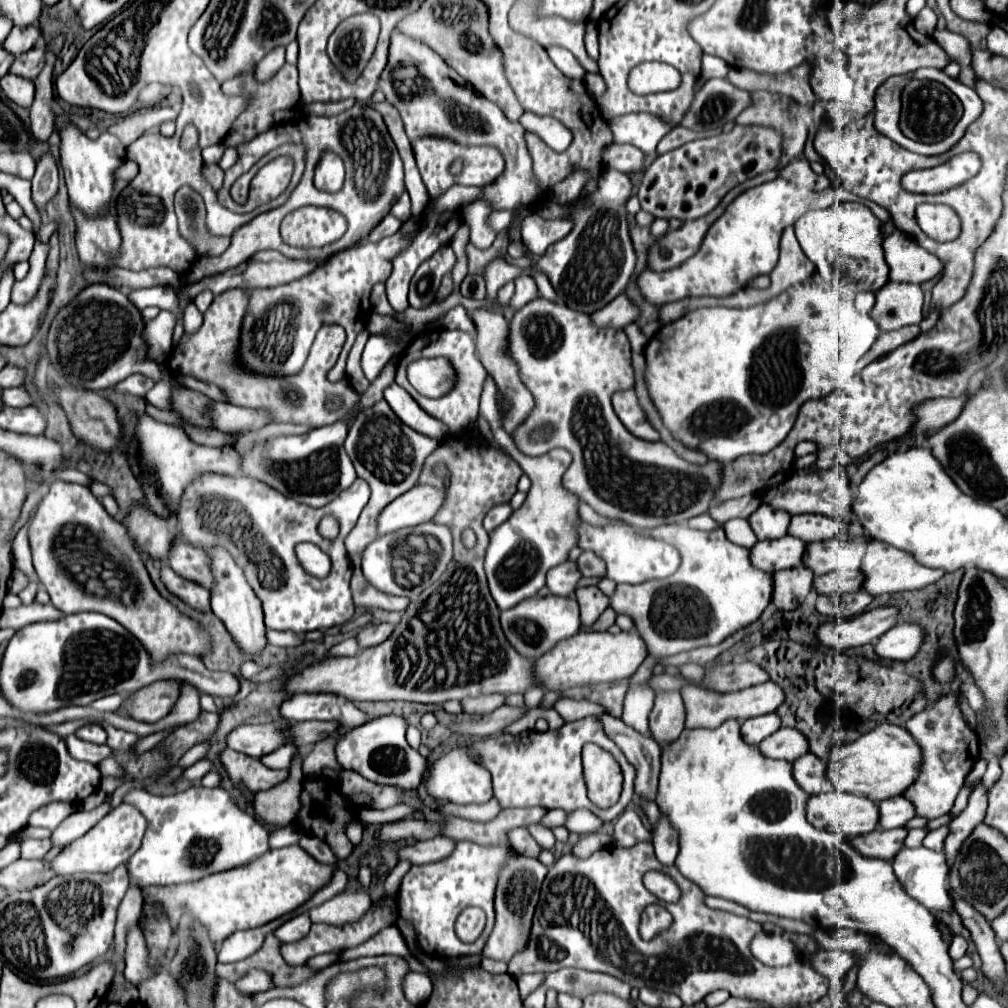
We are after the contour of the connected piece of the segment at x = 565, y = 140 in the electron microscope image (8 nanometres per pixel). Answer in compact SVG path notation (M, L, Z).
M528 112L520 118L520 124L524 128L532 130L534 134L538 134L556 152L564 152L572 142L572 132L562 122L558 122L554 118L538 116L538 114Z

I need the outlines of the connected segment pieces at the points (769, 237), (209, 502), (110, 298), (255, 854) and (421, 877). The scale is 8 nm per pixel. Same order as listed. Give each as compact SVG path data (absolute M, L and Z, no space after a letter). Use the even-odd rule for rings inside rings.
M776 178L772 182L760 184L740 194L726 212L710 226L700 250L694 258L686 260L686 264L654 272L644 270L638 278L640 292L652 304L668 304L688 296L728 296L746 286L750 278L760 274L770 274L778 262L778 244L782 230L794 224L806 210L816 206L816 192L808 192L798 188L796 184ZM670 272L670 282L664 278Z
M204 474L182 496L178 522L180 534L190 544L226 546L236 564L242 564L248 584L262 600L264 624L268 630L292 630L304 634L310 630L340 626L354 616L350 596L352 564L348 560L344 538L354 528L368 498L370 486L362 478L356 478L350 488L342 490L332 504L324 508L310 508L282 496L268 484L254 478ZM324 514L334 514L340 522L340 534L336 540L326 540L316 532L316 526ZM298 542L312 542L332 558L332 572L328 578L318 580L302 570L294 556L294 546Z
M104 282L90 284L54 318L46 338L48 360L60 378L84 390L112 388L136 372L158 380L156 362L148 358L148 344L142 336L144 326L140 310L126 294Z
M194 786L168 796L132 788L124 796L124 802L134 804L148 820L140 850L126 862L130 884L140 890L148 886L188 884L208 874L244 866L270 850L268 826L240 808L224 788Z
M456 842L454 852L444 860L412 866L400 886L398 902L404 918L414 922L418 930L418 942L422 950L436 958L458 958L468 954L480 954L494 926L494 892L500 870L508 864L512 850L508 846L482 846L476 842ZM468 906L478 906L486 912L486 928L472 944L462 942L456 936L454 922Z

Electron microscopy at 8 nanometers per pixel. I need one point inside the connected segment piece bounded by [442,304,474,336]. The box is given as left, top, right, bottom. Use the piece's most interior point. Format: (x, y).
(458, 317)

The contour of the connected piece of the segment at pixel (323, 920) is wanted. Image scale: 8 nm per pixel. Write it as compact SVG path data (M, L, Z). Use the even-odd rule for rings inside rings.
M348 890L344 894L338 894L336 898L324 902L322 906L312 908L308 916L314 924L346 926L346 924L358 922L370 910L370 906L372 906L372 902L364 892Z

